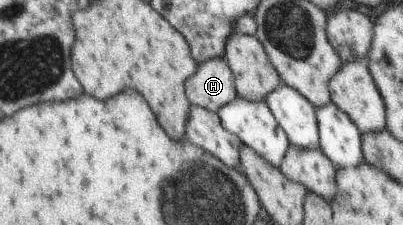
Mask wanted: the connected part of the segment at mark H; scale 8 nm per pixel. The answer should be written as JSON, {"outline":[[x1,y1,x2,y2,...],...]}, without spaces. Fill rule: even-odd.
{"outline":[[224,57,198,64,198,72,186,82,187,94,194,105,219,112,238,97,235,77]]}

